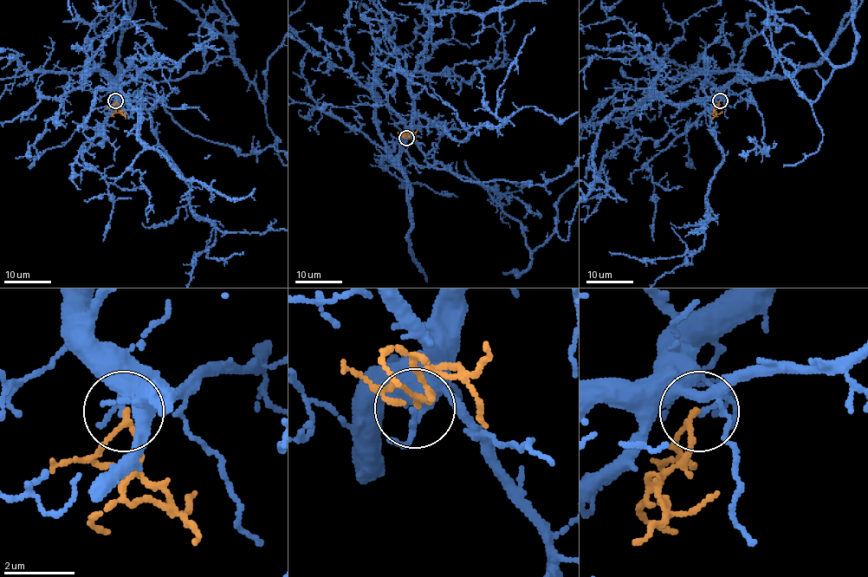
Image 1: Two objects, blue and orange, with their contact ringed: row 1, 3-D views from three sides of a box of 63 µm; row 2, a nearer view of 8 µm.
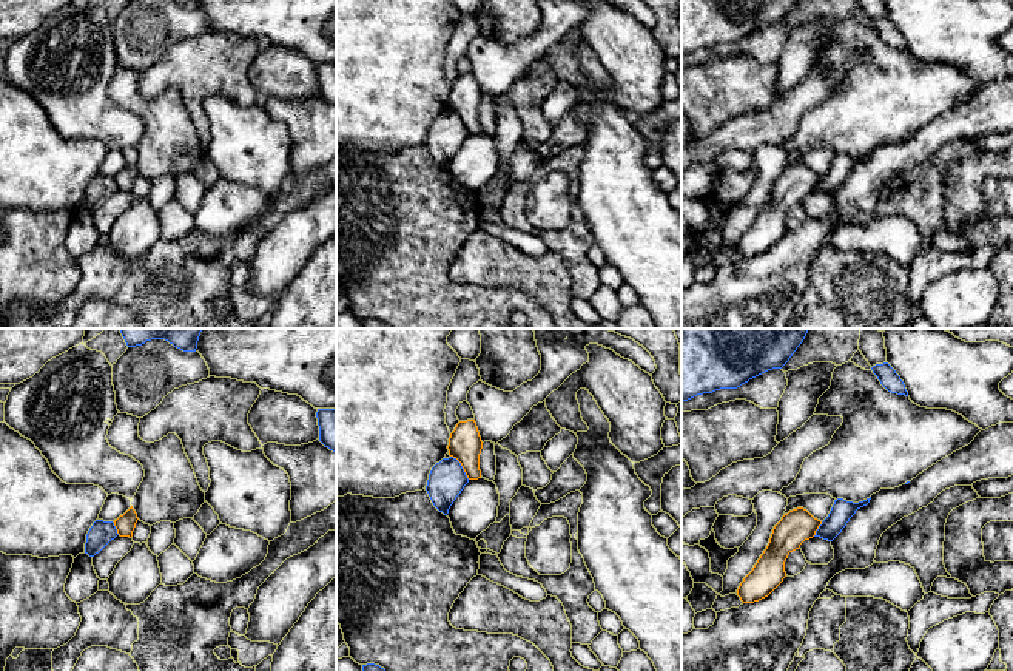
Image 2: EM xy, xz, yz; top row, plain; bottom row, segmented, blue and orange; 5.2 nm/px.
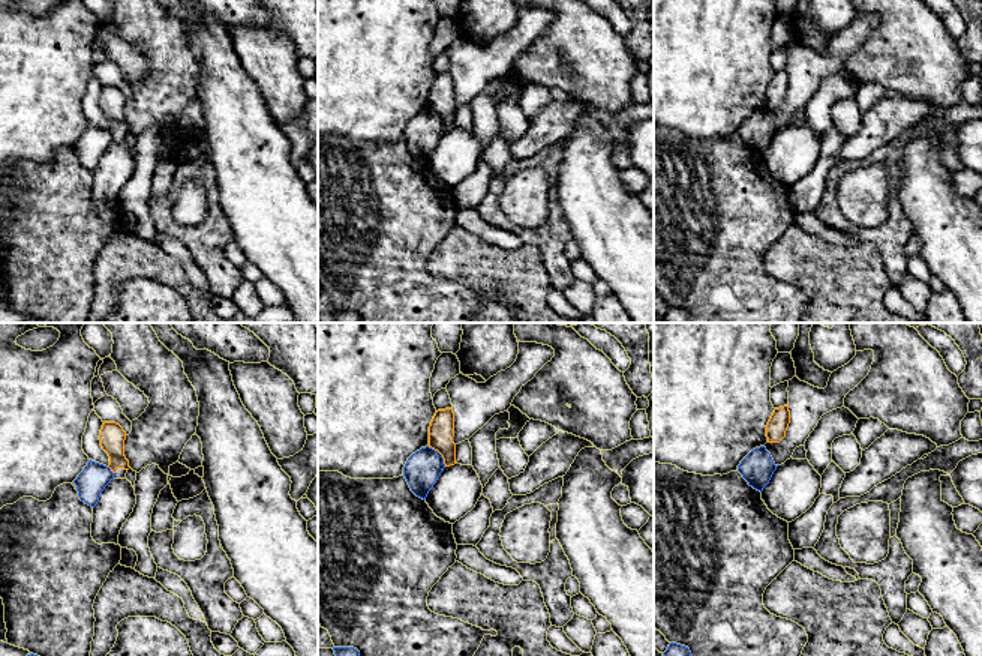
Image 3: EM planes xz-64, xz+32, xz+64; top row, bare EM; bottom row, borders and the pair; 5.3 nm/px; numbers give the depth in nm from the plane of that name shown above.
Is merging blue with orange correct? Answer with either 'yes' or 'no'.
no

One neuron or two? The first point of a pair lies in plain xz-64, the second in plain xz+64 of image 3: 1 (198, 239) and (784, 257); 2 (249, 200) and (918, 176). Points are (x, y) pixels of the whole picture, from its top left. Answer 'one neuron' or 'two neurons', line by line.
1: two neurons
2: one neuron

